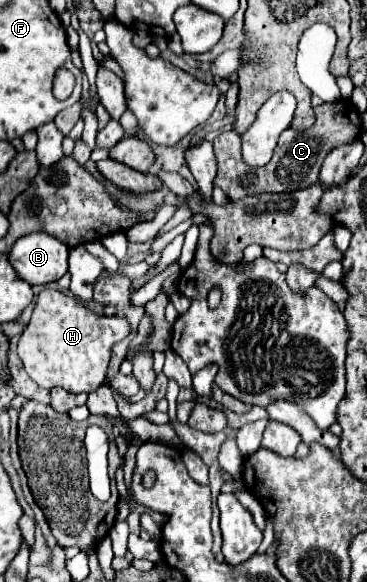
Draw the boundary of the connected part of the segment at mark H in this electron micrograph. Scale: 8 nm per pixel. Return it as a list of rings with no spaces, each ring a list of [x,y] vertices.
[[[42,289],[36,297],[32,319],[18,341],[18,355],[26,373],[36,379],[40,387],[64,387],[70,393],[92,393],[106,377],[112,343],[128,333],[130,327],[126,319],[94,315],[86,311],[76,297],[62,291]]]

